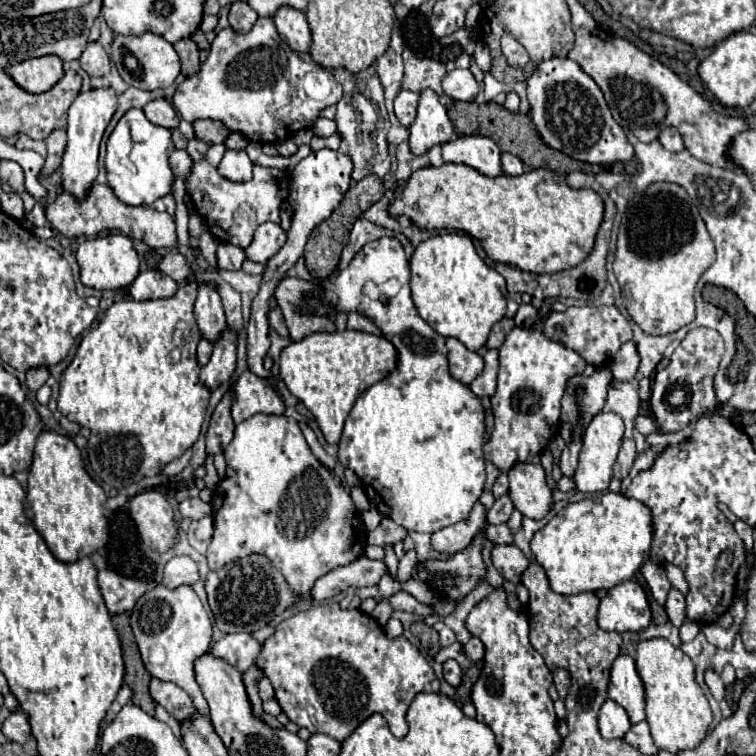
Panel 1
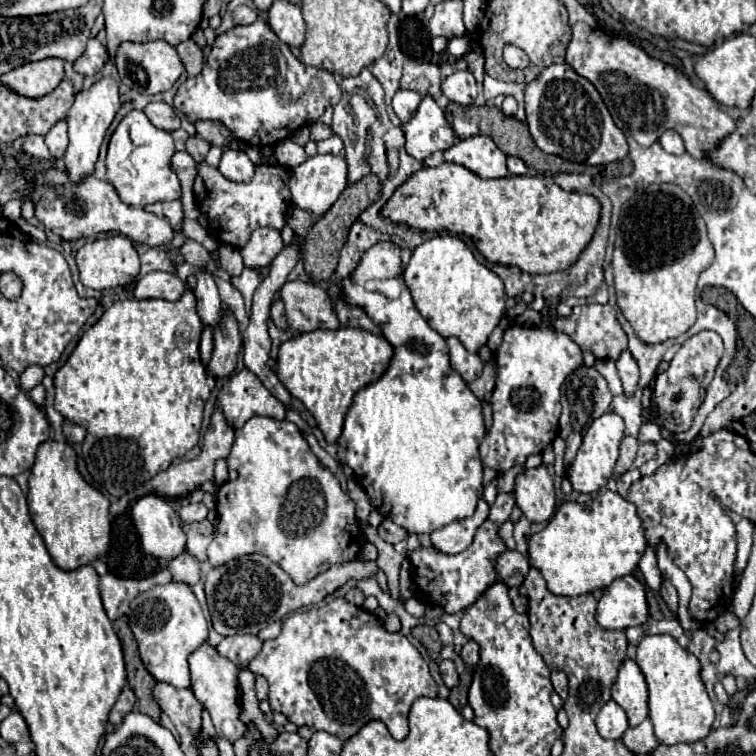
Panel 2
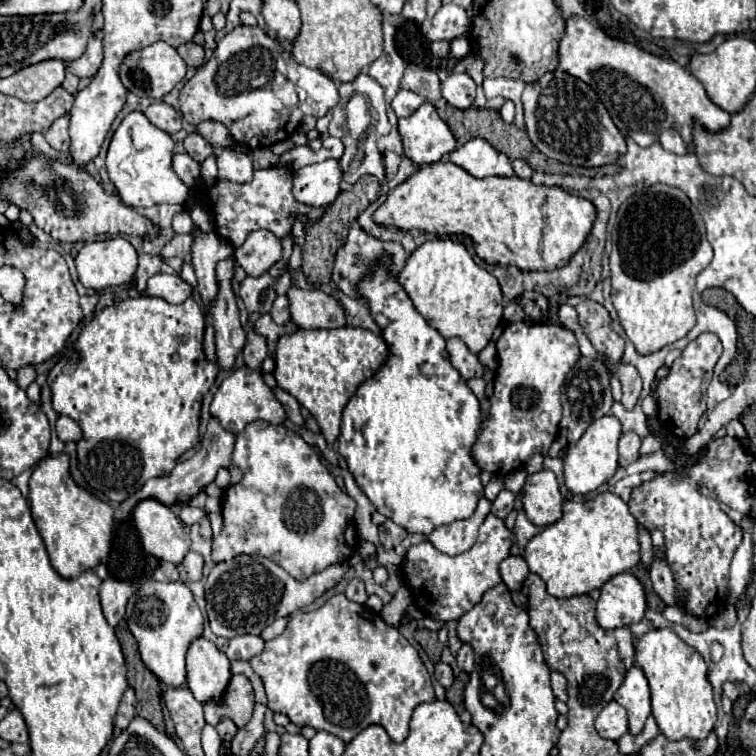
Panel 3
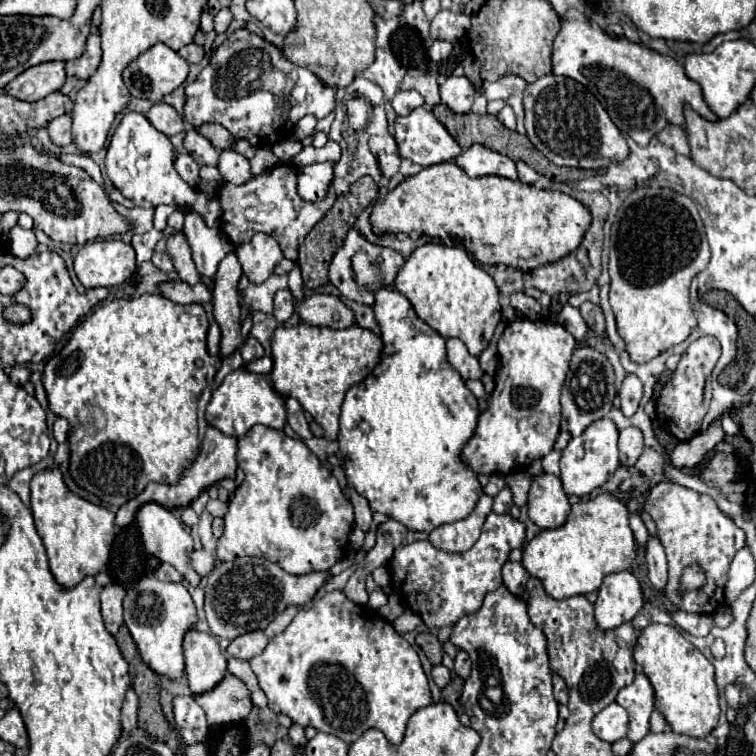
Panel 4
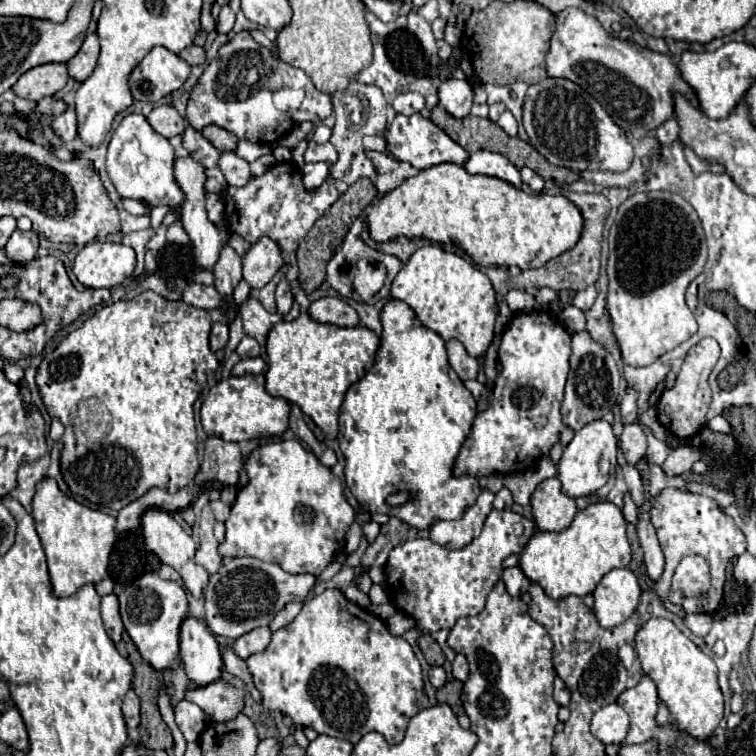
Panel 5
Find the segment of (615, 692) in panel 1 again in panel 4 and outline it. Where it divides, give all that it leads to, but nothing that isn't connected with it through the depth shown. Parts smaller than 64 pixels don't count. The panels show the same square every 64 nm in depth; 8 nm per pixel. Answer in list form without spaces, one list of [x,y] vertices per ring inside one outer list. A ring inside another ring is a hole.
[[[636,672],[634,682],[624,686],[618,692],[616,702],[622,708],[626,708],[628,716],[630,716],[628,738],[632,742],[642,740],[648,734],[648,720],[654,710],[654,692],[652,692],[650,680],[642,672]]]

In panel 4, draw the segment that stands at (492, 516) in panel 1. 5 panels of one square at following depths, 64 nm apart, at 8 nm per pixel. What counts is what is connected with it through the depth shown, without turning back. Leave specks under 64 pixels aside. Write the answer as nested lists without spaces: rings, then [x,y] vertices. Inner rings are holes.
[[[504,488],[504,490],[494,498],[492,512],[496,512],[496,514],[508,514],[508,512],[510,512],[510,506],[512,506],[512,492],[510,492],[510,488]]]

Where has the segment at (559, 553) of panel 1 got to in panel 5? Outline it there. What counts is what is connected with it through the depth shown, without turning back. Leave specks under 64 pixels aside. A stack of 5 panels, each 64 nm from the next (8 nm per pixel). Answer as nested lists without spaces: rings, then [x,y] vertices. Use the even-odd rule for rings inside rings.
[[[602,500],[578,510],[566,530],[536,532],[522,550],[518,566],[532,582],[538,582],[548,596],[558,600],[594,592],[604,574],[612,568],[626,568],[630,560],[632,550],[626,536],[626,518],[616,504]]]

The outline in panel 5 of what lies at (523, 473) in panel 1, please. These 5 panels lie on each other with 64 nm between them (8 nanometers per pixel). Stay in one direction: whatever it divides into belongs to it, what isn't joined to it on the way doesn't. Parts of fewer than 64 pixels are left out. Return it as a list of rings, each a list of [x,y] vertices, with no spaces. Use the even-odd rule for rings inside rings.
[[[556,476],[546,478],[536,486],[530,498],[530,506],[536,526],[540,530],[550,530],[550,532],[560,532],[568,528],[578,510],[576,502],[562,492],[560,480]]]

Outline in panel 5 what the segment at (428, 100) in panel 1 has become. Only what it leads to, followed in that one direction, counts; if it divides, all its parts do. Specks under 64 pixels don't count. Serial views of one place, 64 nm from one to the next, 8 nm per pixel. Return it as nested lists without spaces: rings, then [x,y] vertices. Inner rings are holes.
[[[420,112],[412,114],[412,116],[398,114],[394,118],[394,122],[390,124],[390,130],[386,132],[386,140],[388,140],[388,148],[394,158],[398,158],[402,162],[410,162],[418,170],[424,170],[424,168],[430,168],[430,166],[436,166],[442,162],[464,164],[464,160],[468,160],[468,152],[460,144],[456,144],[442,128],[438,128],[430,118],[422,116]]]

